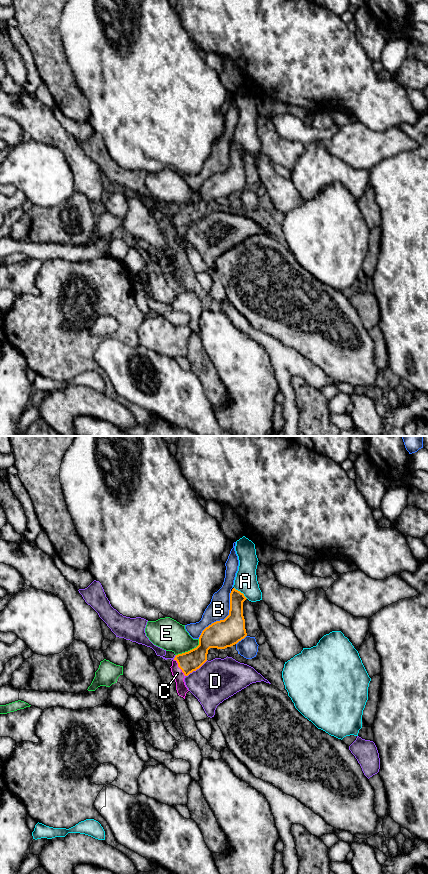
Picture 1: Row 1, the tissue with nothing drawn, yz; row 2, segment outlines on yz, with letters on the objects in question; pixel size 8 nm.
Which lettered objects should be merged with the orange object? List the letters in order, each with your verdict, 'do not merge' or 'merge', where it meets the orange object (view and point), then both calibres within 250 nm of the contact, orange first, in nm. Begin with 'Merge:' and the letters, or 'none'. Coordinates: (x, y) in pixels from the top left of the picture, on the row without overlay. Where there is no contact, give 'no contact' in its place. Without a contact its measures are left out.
Merge: C
A: do not merge; contact yz (240, 144); calibres 160 and 180 nm
B: do not merge; contact yz (224, 171); calibres 220 and 170 nm
C: merge; contact yz (178, 218); calibres 170 and 90 nm
D: do not merge; contact yz (196, 221); calibres 170 and 340 nm
E: do not merge; contact yz (190, 202); calibres 200 and 260 nm

